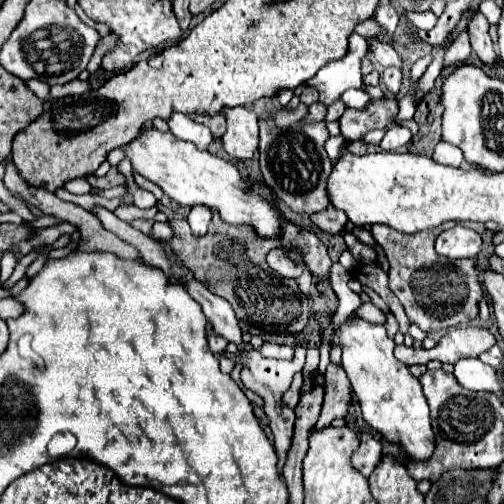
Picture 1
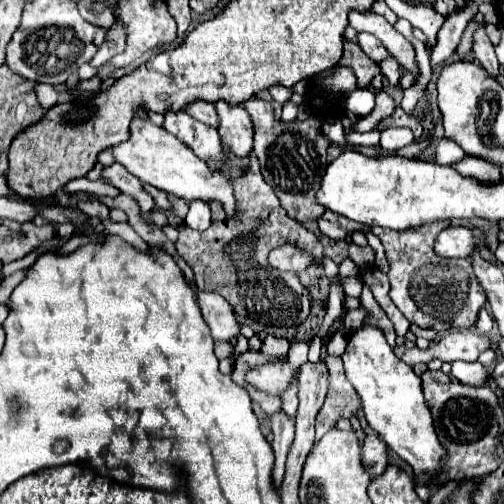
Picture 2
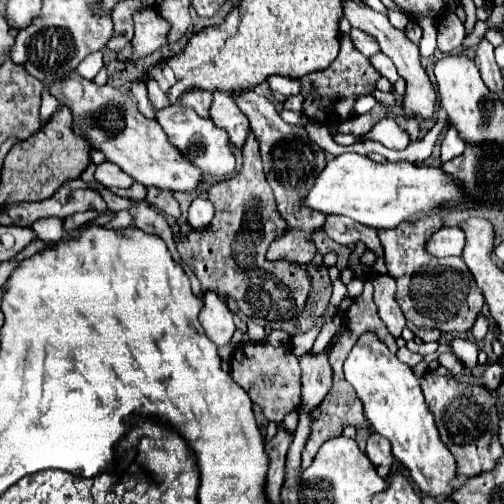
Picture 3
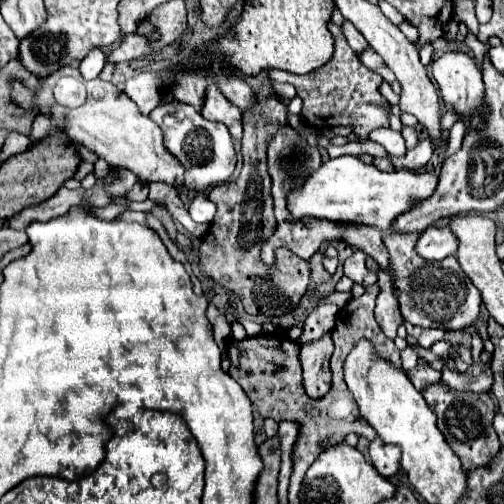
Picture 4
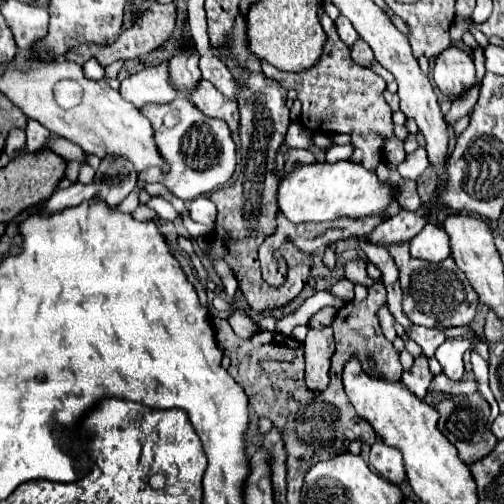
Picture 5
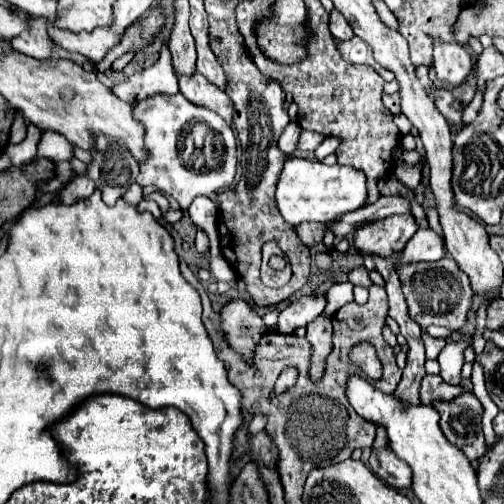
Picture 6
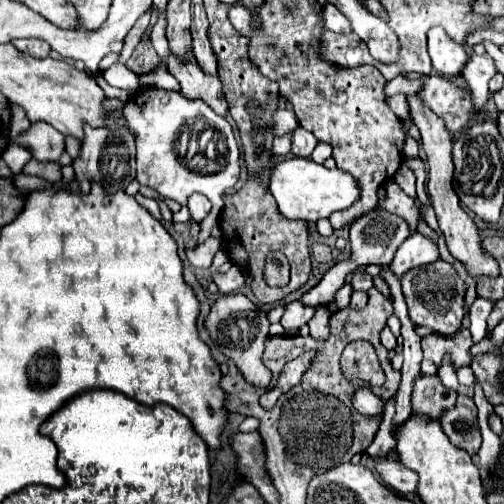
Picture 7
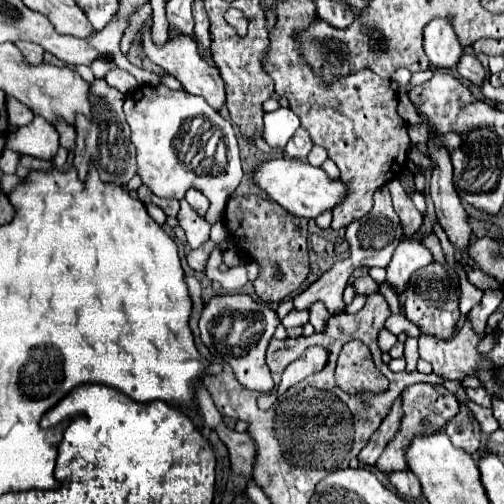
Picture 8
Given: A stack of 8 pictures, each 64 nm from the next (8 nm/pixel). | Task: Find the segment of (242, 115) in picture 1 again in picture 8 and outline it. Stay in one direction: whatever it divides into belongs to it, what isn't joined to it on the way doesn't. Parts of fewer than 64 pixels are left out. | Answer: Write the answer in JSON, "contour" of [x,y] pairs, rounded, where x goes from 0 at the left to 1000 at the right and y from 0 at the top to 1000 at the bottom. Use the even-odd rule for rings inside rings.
{"contour":[[[298,56],[286,60],[286,71],[282,71],[282,83],[286,83],[286,103],[290,111],[310,123],[313,131],[321,131],[333,147],[341,147],[357,167],[361,175],[373,183],[373,187],[385,187],[385,190],[401,190],[405,198],[413,198],[413,206],[421,206],[421,214],[429,214],[437,222],[437,214],[444,210],[448,194],[444,194],[444,163],[433,147],[429,135],[421,135],[417,127],[409,127],[393,99],[389,99],[389,83],[373,71],[349,71],[341,79],[333,79],[329,91],[306,91],[302,79],[298,79]]]}

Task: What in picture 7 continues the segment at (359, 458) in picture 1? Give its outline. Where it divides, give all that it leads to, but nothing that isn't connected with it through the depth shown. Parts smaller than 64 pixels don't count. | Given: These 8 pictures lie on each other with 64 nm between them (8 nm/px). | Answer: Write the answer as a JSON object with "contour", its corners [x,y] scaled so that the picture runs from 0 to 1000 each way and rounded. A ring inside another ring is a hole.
{"contour":[[[746,905],[742,921],[746,921],[746,937],[754,940],[758,956],[770,968],[778,968],[778,972],[786,972],[794,980],[825,976],[829,944],[825,944],[825,937],[806,929],[798,917],[782,913],[778,905]]]}

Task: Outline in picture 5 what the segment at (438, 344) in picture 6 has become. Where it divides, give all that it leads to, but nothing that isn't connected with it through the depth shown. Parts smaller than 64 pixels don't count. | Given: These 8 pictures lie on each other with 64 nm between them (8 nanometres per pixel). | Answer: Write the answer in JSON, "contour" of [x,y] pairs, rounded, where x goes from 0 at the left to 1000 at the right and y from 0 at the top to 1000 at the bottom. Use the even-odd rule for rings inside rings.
{"contour":[[[813,647],[810,659],[806,659],[806,667],[810,667],[813,675],[821,675],[825,683],[833,683],[837,694],[841,694],[841,702],[845,702],[849,710],[857,710],[857,706],[861,706],[861,694],[881,679],[881,663],[877,663],[865,647],[861,647],[861,651]]]}

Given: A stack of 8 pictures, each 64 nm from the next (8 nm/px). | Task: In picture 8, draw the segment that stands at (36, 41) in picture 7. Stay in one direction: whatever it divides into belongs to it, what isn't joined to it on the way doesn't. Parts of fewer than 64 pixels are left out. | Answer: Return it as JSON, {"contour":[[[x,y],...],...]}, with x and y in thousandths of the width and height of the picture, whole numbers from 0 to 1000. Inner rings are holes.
{"contour":[[[28,83],[28,87],[48,107],[56,127],[75,127],[87,119],[87,95],[79,95],[75,87],[63,87],[63,83]]]}

